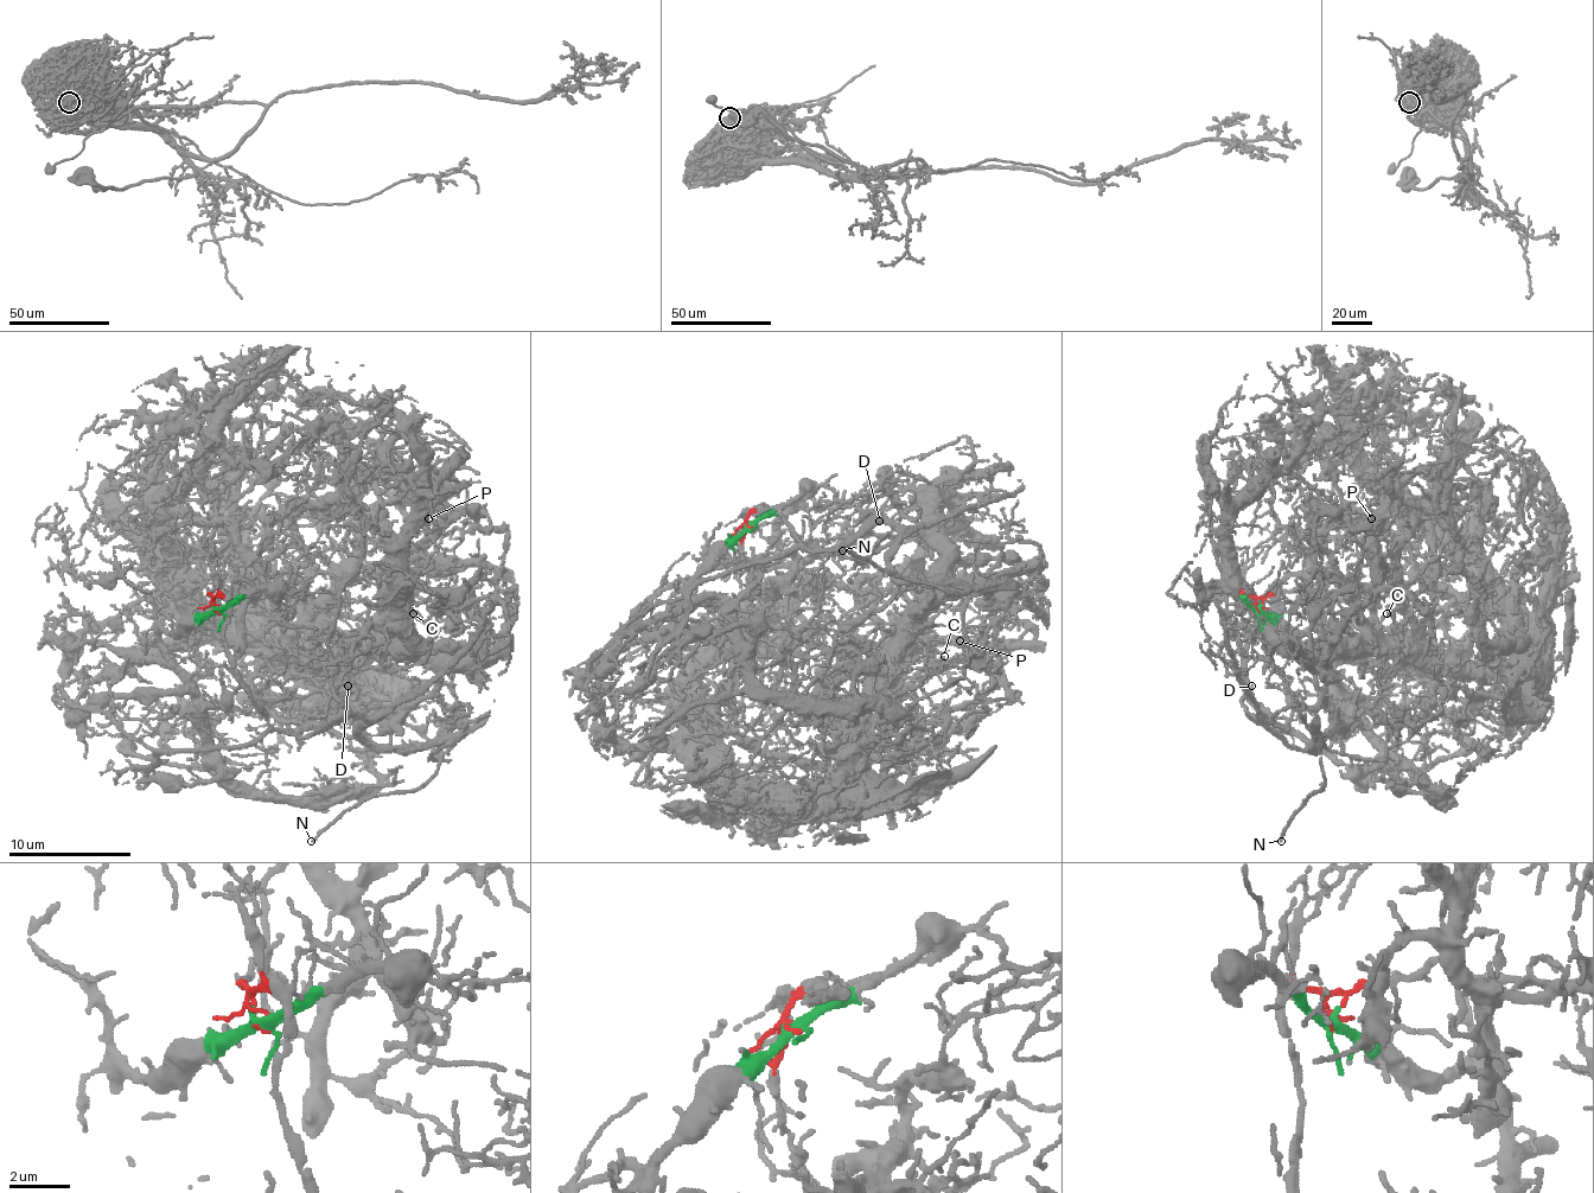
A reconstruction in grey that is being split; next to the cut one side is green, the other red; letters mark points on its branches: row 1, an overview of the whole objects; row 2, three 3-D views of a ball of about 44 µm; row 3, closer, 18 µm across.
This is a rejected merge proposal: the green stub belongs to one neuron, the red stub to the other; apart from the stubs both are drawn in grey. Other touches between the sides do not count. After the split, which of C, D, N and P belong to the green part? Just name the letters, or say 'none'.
C, P

